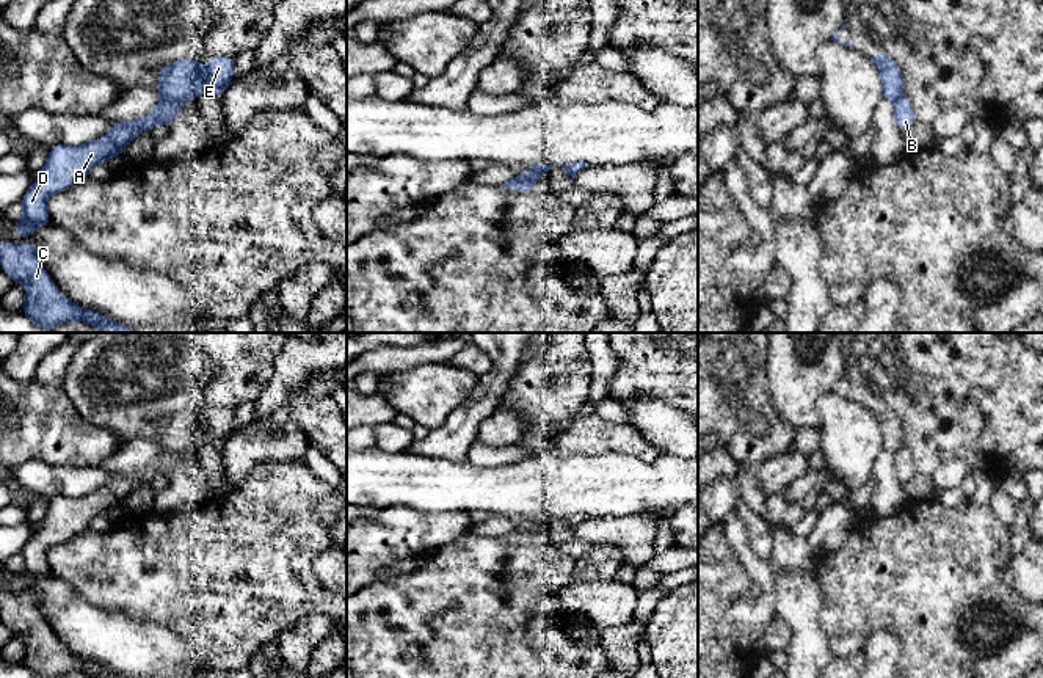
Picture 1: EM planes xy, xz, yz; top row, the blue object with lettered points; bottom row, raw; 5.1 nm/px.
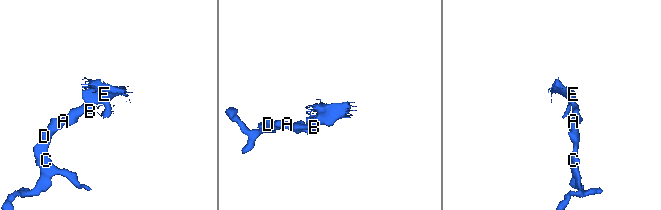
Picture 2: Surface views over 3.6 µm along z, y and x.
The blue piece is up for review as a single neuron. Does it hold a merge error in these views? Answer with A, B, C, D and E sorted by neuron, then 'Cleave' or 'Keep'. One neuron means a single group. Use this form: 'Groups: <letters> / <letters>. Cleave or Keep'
Groups: A B C D / E. Cleave

